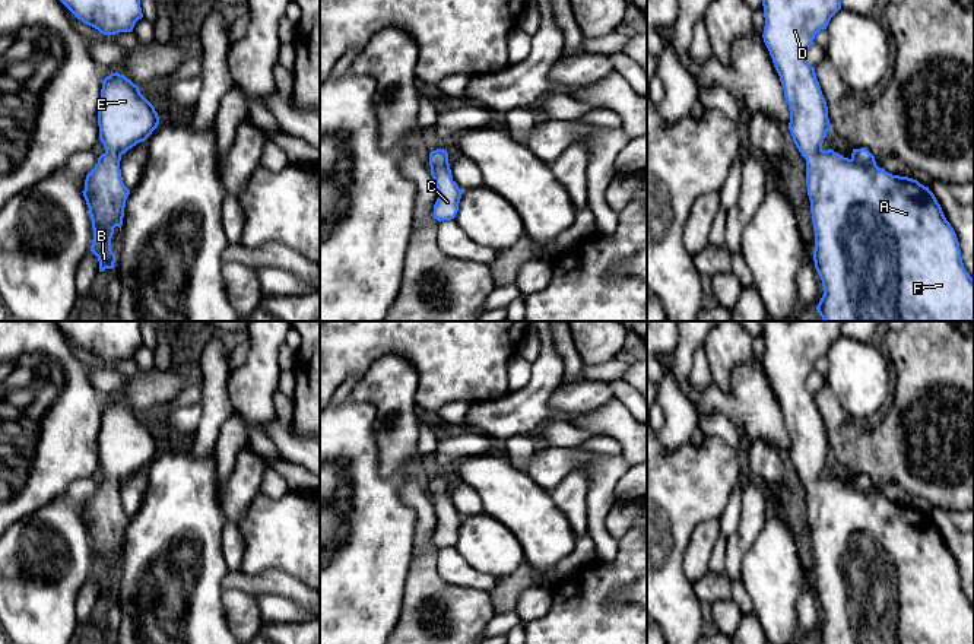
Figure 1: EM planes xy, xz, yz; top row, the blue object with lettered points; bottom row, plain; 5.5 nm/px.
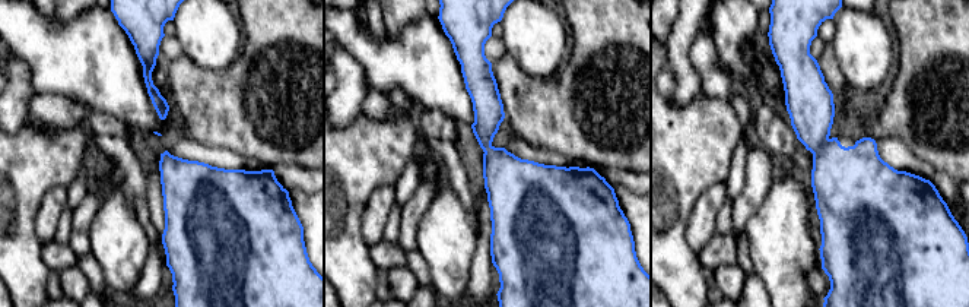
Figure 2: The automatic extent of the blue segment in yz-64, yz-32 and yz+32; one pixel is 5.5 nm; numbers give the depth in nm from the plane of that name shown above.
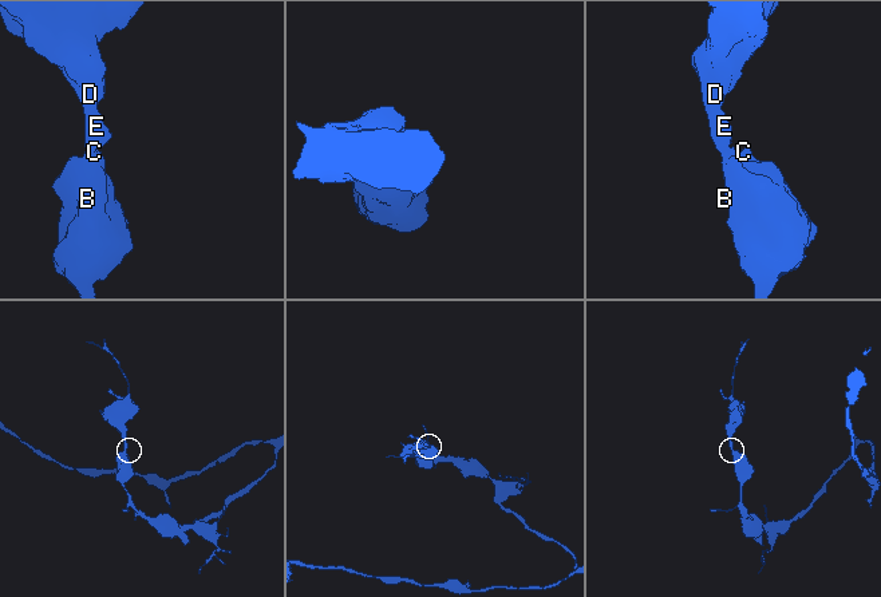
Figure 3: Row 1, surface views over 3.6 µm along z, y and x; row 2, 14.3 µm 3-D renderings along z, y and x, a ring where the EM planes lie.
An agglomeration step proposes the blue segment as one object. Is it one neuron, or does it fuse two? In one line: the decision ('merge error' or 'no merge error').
no merge error

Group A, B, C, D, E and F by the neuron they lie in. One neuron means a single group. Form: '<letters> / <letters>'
A B C D E F

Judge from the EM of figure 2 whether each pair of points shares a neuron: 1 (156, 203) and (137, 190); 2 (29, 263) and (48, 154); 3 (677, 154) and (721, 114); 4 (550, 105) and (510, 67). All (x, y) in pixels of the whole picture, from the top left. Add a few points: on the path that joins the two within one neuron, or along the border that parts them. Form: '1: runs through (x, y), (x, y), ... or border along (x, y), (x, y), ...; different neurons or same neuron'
1: border along (143, 174), (148, 211), (156, 231); different neurons
2: runs through (21, 236), (21, 182); same neuron
3: runs through (688, 148), (711, 124); same neuron
4: runs through (540, 98), (520, 78); same neuron

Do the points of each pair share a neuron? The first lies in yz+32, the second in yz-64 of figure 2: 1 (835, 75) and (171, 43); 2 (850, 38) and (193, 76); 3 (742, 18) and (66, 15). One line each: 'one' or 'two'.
1: two
2: two
3: one

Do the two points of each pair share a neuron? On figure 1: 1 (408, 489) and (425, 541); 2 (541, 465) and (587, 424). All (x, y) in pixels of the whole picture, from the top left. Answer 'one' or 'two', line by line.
1: one
2: two

